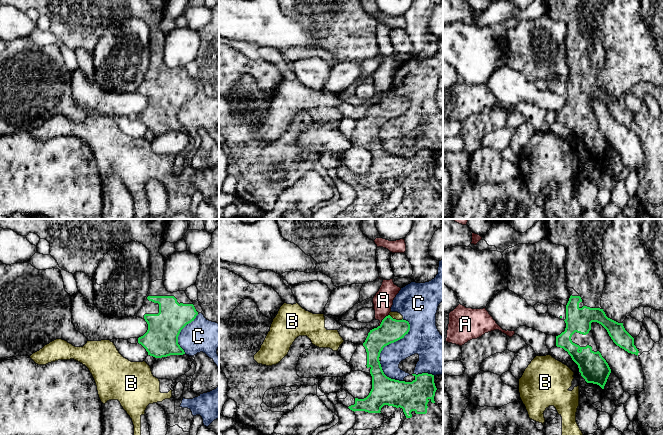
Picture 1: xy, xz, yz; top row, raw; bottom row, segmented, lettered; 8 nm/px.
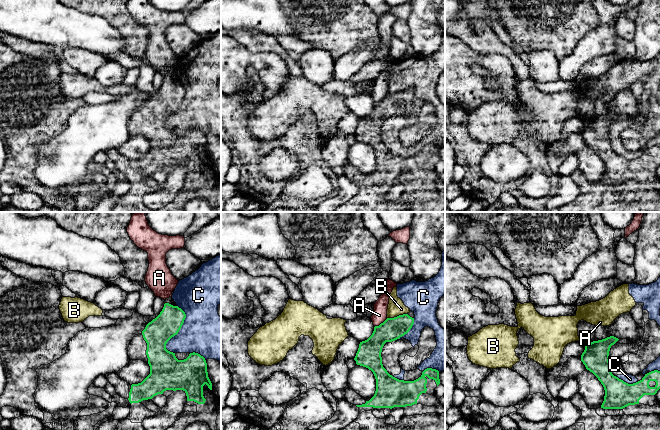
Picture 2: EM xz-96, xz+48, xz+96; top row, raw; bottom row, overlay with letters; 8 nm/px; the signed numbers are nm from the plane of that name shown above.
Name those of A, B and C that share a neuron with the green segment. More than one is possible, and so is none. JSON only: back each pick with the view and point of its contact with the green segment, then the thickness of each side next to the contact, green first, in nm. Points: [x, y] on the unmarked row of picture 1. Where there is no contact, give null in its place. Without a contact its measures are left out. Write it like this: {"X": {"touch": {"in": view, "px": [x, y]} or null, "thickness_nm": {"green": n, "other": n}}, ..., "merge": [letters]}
{"merge": []}

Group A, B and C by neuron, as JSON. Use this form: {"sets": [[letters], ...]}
{"sets": [["A"], ["B", "C"]]}

